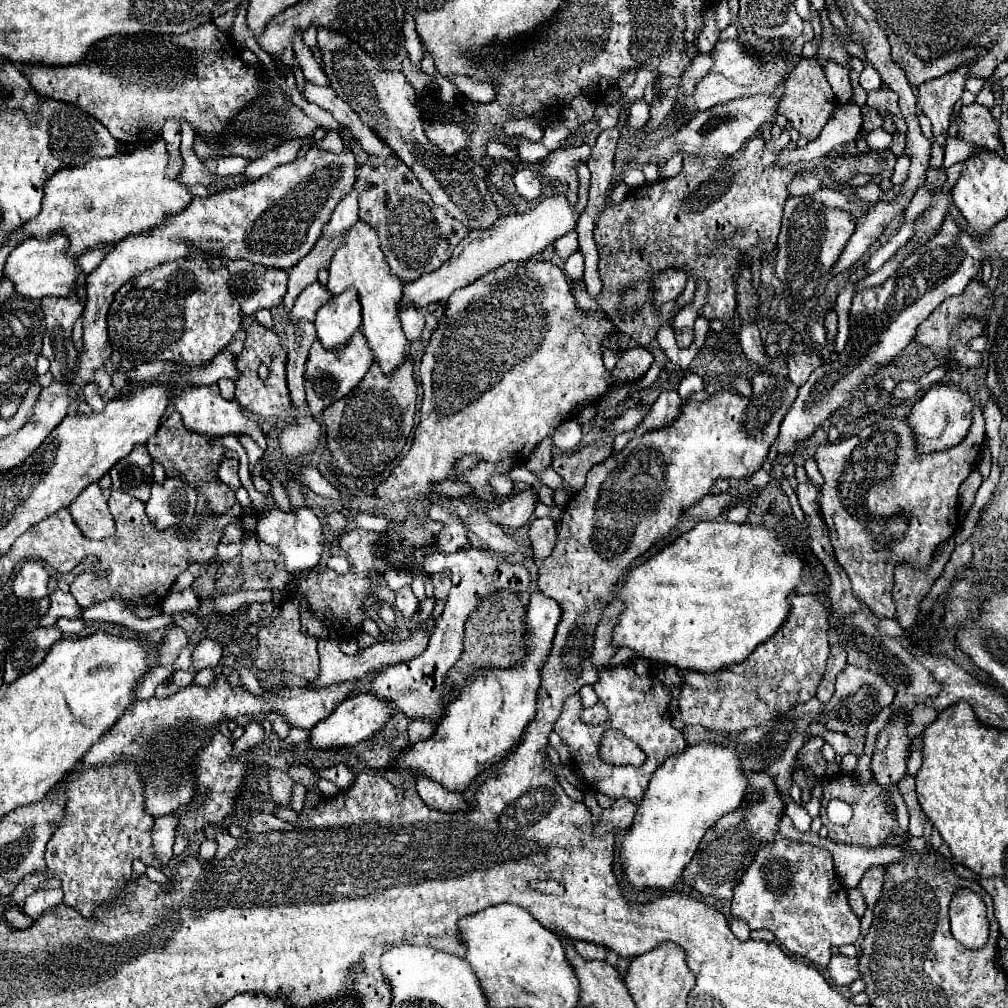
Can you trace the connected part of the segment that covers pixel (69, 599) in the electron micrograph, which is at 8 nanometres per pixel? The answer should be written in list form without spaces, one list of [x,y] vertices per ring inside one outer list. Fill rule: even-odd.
[[[55,591],[49,599],[51,599],[51,607],[49,607],[47,615],[39,621],[39,627],[55,625],[55,621],[57,621],[59,617],[67,617],[67,619],[81,619],[83,609],[79,607],[79,603],[75,601],[75,597],[73,597],[71,593]]]

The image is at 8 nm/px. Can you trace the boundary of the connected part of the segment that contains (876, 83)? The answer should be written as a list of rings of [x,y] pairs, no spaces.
[[[865,67],[861,77],[859,77],[859,85],[865,91],[877,91],[877,89],[881,89],[881,77],[873,67]]]

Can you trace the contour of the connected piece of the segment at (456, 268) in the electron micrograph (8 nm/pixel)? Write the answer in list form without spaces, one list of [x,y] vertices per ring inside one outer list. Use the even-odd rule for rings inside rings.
[[[565,191],[553,193],[543,199],[545,201],[541,201],[529,213],[519,213],[517,217],[503,217],[487,231],[471,231],[455,247],[451,261],[443,263],[437,271],[403,285],[403,297],[399,301],[399,311],[407,309],[407,307],[421,309],[421,307],[427,307],[437,301],[447,301],[455,289],[471,285],[475,279],[483,277],[487,271],[491,271],[507,261],[525,261],[525,259],[541,253],[545,247],[549,247],[561,235],[573,231],[577,225],[577,213],[573,207],[567,205]]]

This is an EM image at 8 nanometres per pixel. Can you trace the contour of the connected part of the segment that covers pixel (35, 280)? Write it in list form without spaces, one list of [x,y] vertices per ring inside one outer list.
[[[53,235],[47,239],[29,237],[23,243],[19,243],[13,249],[13,253],[9,253],[5,267],[3,267],[3,277],[11,277],[15,291],[21,293],[23,297],[31,297],[31,299],[41,299],[47,295],[67,297],[69,293],[75,291],[77,287],[75,279],[79,275],[75,257],[67,253],[67,247],[69,247],[69,239],[61,235]]]

